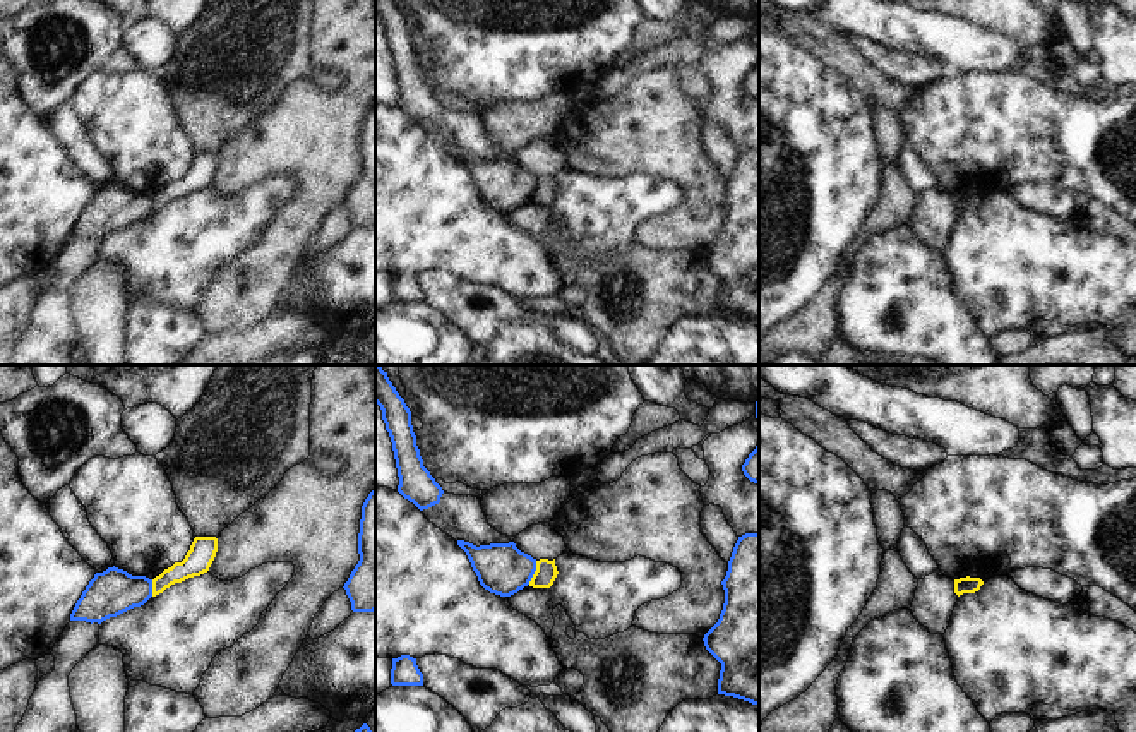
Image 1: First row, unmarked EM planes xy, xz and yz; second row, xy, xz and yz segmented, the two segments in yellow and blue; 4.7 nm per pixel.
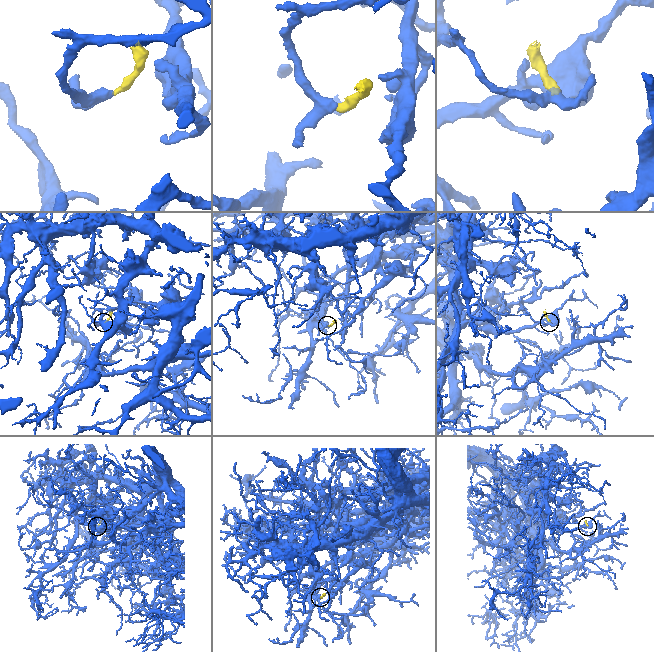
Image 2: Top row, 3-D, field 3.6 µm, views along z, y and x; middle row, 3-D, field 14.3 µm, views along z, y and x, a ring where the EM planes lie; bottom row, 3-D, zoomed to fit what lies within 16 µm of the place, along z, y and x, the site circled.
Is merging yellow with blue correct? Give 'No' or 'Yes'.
No.

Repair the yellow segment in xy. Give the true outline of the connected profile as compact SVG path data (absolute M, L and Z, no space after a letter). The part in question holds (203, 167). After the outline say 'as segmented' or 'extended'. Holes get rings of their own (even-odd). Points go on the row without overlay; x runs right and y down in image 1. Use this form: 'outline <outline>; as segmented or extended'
outline M195 153L182 178L175 178L152 195L152 213L163 209L175 199L200 192L209 187L218 168L216 153Z; as segmented

